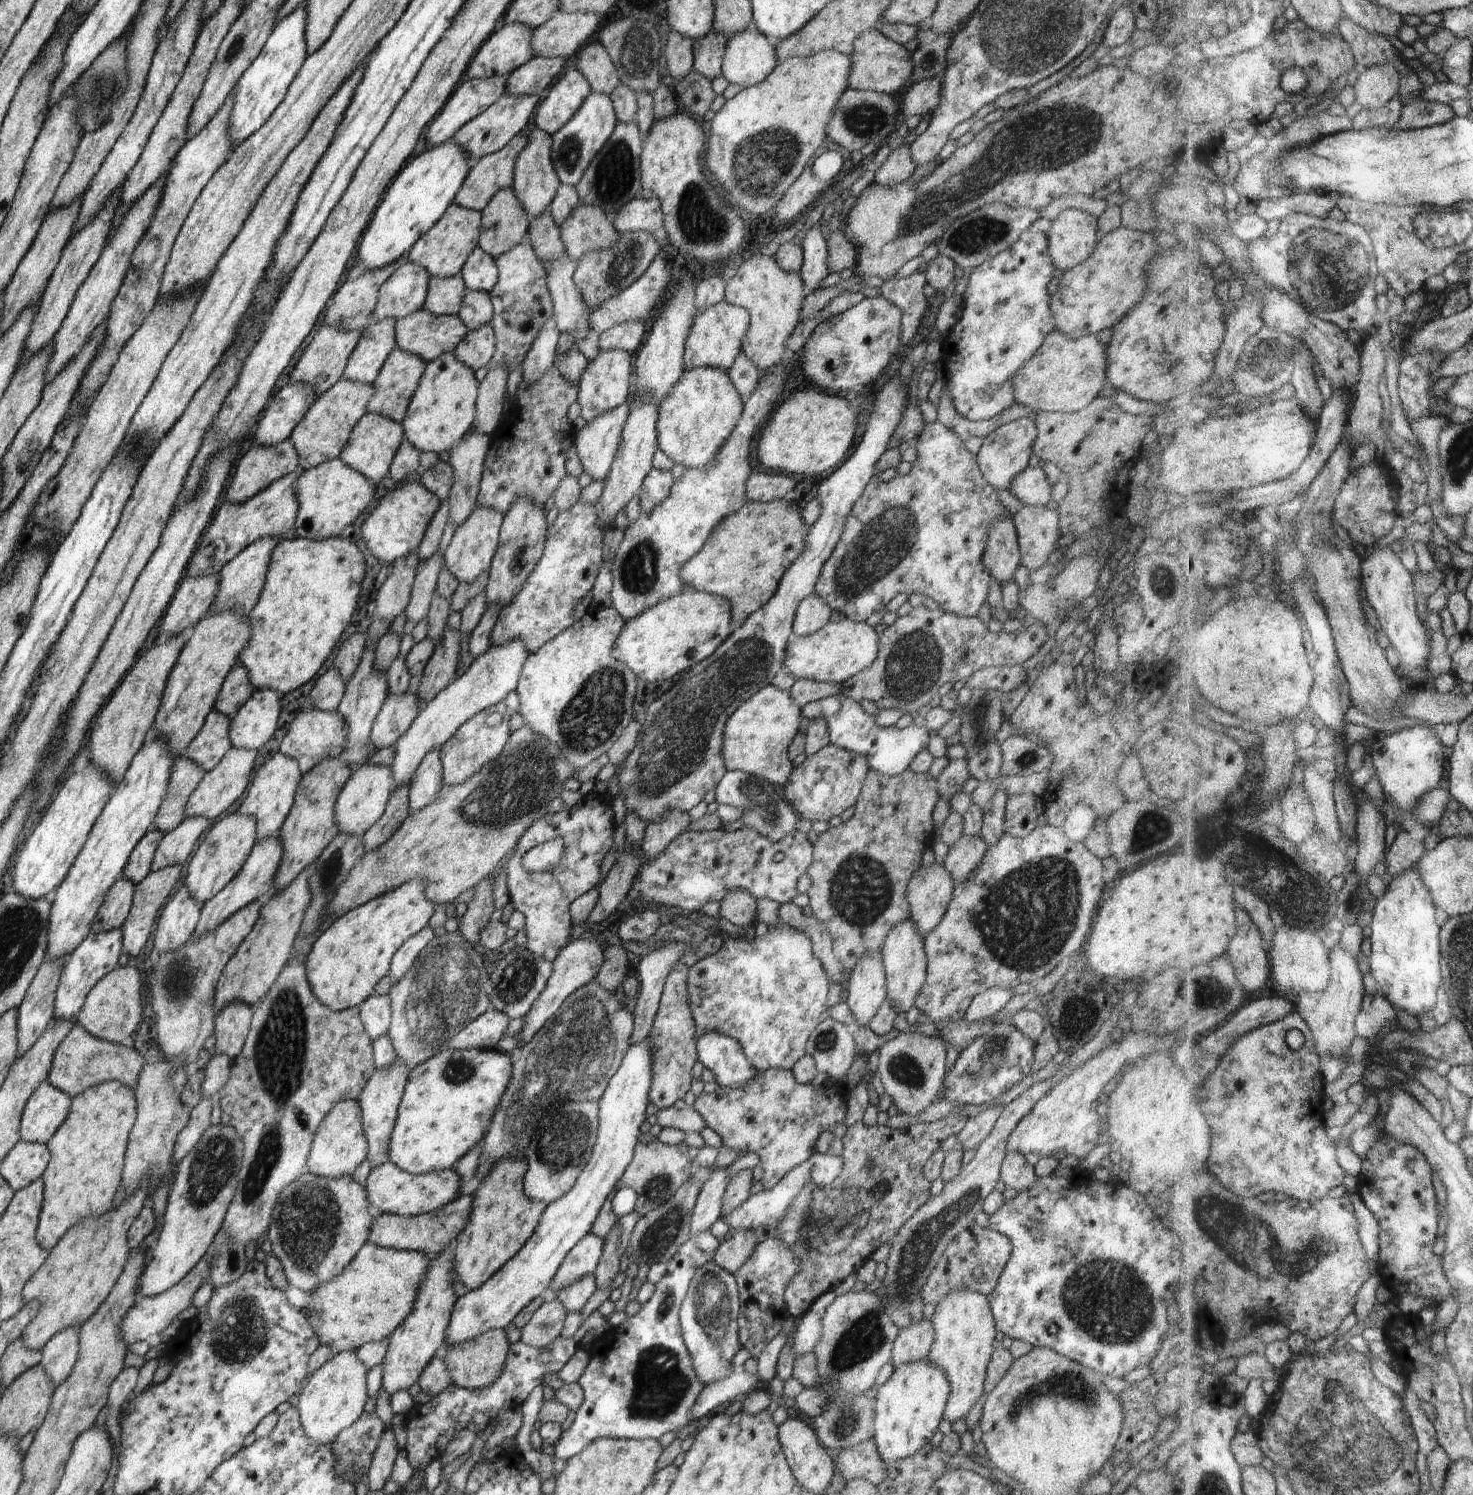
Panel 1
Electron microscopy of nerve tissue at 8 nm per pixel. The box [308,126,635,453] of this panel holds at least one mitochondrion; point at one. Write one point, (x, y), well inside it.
(568, 156)

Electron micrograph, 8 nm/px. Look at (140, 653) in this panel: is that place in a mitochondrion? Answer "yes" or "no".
no

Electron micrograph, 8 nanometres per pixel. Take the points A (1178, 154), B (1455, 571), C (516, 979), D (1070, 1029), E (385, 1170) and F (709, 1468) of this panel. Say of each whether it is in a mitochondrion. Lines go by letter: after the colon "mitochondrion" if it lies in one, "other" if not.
A: other
B: other
C: mitochondrion
D: other
E: other
F: other

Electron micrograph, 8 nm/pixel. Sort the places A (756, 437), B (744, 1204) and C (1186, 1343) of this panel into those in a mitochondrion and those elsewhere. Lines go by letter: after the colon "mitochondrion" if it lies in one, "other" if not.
A: other
B: other
C: other

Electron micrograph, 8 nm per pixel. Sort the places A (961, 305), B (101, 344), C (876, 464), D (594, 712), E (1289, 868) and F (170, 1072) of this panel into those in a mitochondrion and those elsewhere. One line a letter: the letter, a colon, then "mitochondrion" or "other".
A: other
B: other
C: other
D: mitochondrion
E: mitochondrion
F: other

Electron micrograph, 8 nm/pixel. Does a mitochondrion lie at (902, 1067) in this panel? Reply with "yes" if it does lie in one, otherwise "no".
yes

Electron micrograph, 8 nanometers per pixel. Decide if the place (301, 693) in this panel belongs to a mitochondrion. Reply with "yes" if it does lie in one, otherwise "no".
no

